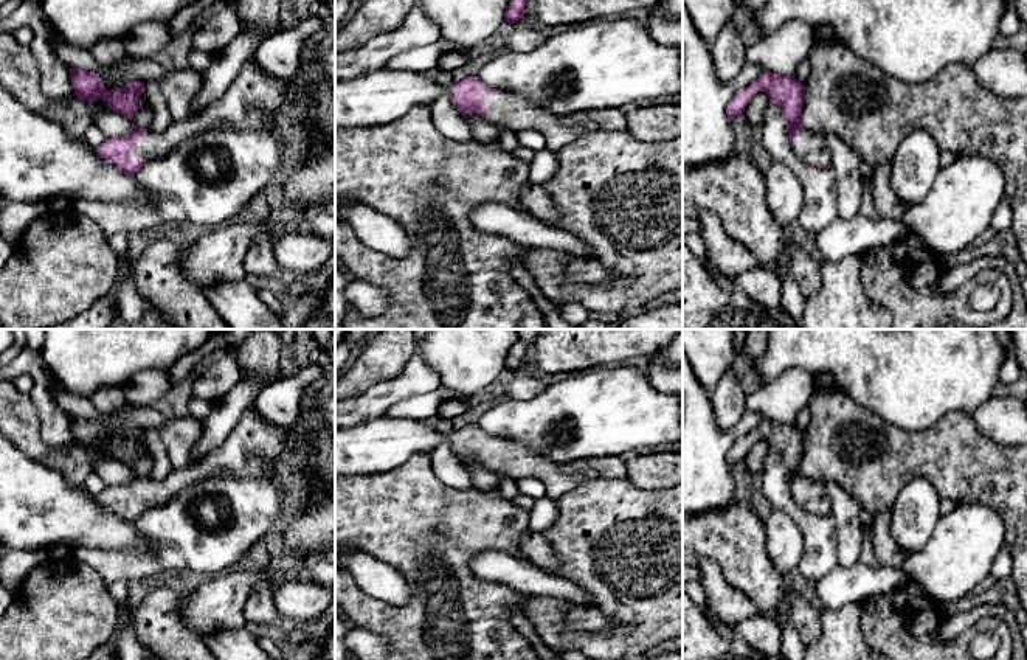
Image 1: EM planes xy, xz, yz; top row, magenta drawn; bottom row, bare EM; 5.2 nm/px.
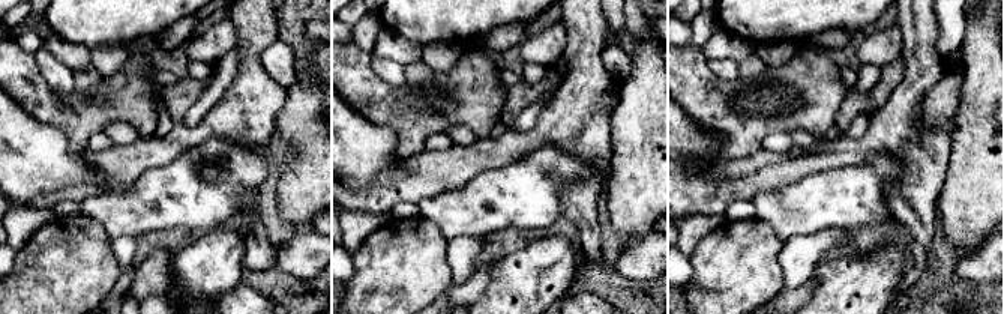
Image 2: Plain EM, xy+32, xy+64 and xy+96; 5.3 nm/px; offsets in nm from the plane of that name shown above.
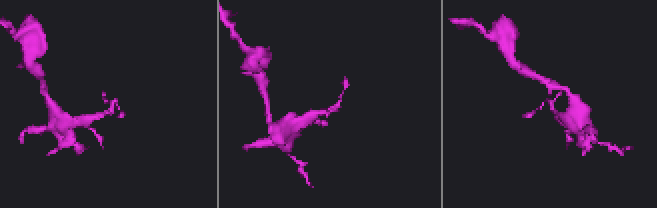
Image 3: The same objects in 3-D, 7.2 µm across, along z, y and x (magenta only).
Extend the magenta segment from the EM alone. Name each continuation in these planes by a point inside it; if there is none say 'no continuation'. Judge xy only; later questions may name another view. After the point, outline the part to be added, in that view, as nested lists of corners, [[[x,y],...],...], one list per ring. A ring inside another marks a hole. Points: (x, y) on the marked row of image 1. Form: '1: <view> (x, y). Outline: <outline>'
1: xy (255, 97). Outline: [[[253,56],[228,90],[200,113],[172,121],[163,132],[147,129],[132,149],[132,160],[163,157],[186,138],[216,126],[261,129],[268,120],[276,118],[285,99],[284,81],[264,70]]]

